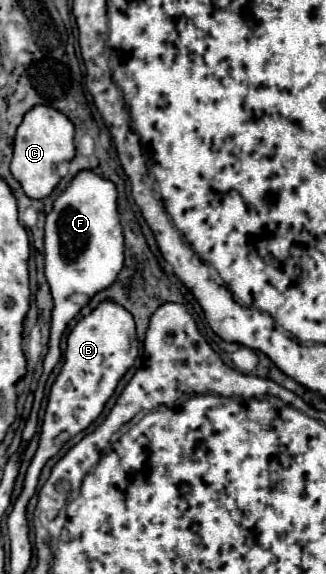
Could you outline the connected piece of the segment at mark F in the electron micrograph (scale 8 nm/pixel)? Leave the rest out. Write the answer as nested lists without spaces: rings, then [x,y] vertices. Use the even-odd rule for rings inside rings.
[[[79,170],[69,186],[59,194],[53,202],[53,210],[45,220],[45,278],[53,294],[53,312],[51,312],[51,334],[49,334],[49,350],[43,360],[43,376],[49,376],[55,364],[61,358],[61,336],[71,318],[79,314],[79,310],[91,300],[93,294],[111,286],[117,274],[123,268],[123,230],[119,224],[117,212],[117,188],[111,180],[101,178],[93,170]]]

